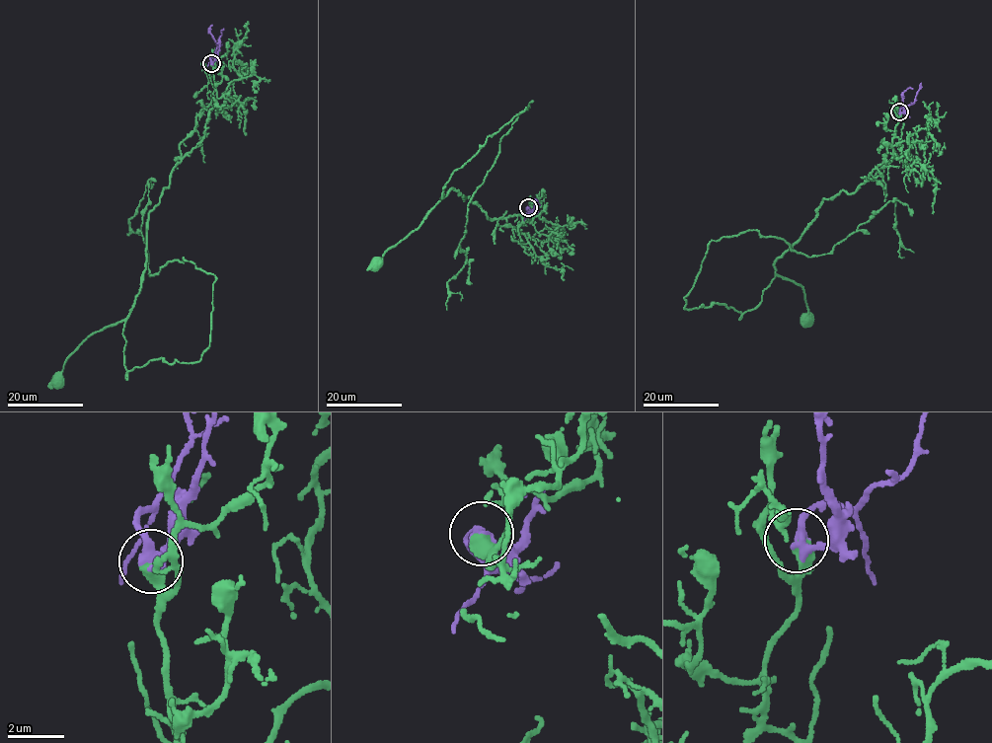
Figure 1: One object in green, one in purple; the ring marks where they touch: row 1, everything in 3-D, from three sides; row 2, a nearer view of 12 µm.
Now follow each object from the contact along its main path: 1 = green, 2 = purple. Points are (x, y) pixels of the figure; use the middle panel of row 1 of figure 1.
1: (528, 207), (532, 221), (520, 215), (493, 220), (450, 188), (417, 228), (377, 262)
2: (528, 207), (532, 209), (535, 199), (540, 205)

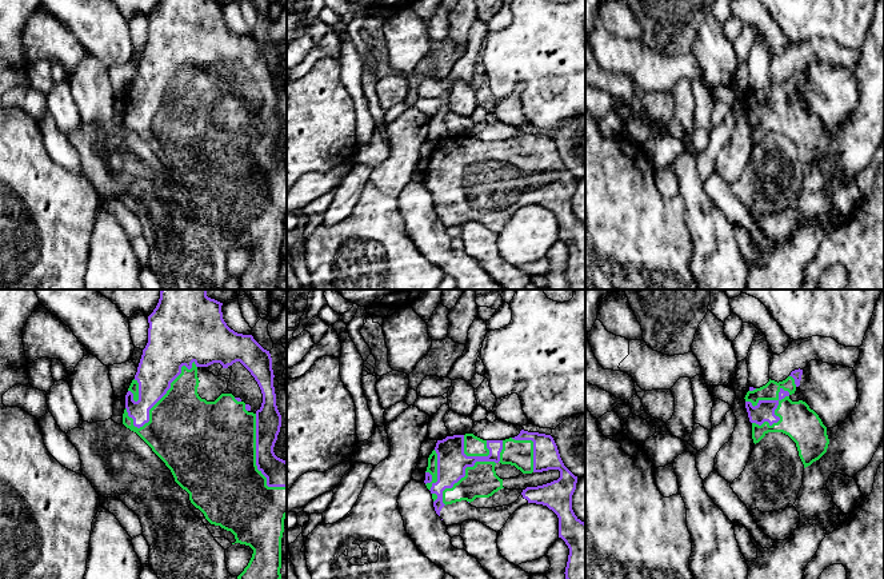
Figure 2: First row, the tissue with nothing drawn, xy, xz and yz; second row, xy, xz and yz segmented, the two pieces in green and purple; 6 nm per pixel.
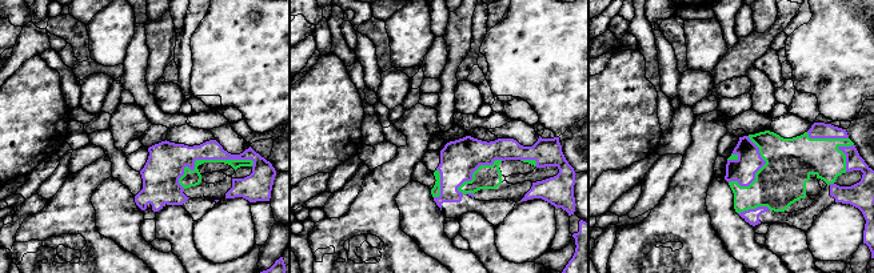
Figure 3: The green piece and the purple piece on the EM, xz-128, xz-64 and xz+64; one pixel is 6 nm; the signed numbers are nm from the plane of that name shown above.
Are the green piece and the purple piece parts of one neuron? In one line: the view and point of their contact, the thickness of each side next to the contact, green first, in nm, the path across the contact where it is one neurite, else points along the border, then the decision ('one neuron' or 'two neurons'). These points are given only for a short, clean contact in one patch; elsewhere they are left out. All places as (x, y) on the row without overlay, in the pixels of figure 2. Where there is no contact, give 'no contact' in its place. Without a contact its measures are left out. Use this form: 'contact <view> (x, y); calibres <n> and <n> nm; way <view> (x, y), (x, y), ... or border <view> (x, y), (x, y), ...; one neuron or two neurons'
contact yz (767, 100); calibres 220 and 120 nm; one neuron

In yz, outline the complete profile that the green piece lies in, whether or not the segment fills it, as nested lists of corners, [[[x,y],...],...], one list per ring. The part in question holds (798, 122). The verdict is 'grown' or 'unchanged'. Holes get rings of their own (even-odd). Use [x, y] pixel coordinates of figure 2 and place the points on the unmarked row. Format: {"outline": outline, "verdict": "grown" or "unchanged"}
{"outline": [[[799,69],[783,83],[769,80],[760,89],[749,88],[744,100],[753,144],[768,133],[783,133],[796,144],[805,169],[827,153],[829,140],[819,116],[805,103],[789,100],[800,87],[801,76]]], "verdict": "grown"}

